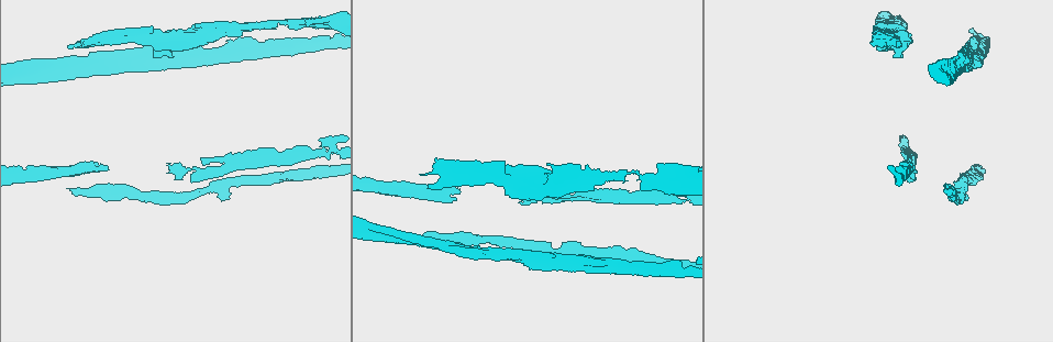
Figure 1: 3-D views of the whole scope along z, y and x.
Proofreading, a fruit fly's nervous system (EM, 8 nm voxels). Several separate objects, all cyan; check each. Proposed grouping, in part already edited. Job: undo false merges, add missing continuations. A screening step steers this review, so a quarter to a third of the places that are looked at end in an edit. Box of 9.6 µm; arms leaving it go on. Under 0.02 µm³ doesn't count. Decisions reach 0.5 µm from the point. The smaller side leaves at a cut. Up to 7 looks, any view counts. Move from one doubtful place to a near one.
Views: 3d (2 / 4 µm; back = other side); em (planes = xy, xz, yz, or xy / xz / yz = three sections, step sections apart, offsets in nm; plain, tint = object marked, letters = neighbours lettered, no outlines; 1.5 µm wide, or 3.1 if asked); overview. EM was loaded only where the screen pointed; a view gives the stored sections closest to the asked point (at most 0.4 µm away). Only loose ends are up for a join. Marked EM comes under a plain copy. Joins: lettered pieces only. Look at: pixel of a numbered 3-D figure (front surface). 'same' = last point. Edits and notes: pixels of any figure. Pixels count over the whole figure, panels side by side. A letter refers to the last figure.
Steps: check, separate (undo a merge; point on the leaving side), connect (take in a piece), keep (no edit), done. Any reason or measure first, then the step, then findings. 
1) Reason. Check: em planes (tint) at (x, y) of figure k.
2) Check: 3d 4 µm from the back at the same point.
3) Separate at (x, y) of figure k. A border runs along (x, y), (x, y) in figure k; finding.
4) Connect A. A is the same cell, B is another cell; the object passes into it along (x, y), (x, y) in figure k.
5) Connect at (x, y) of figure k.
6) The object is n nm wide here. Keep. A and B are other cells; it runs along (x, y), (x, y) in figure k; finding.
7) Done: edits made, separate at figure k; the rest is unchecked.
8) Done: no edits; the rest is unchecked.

Branch stops here. Check: em planes (letters) at (916, 171) of figure 1.

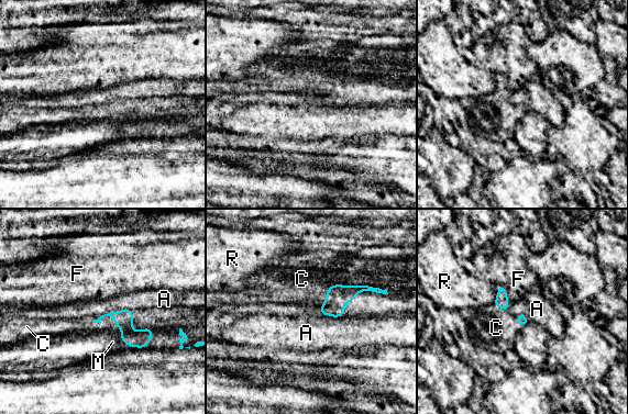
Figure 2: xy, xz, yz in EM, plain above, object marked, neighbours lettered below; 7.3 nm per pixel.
Connect C. C is the same cell, A, F, M and R are other cells; it goes on there.

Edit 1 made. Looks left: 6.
An open end. Check: em planes (letters) at (151, 28) of figure 1.

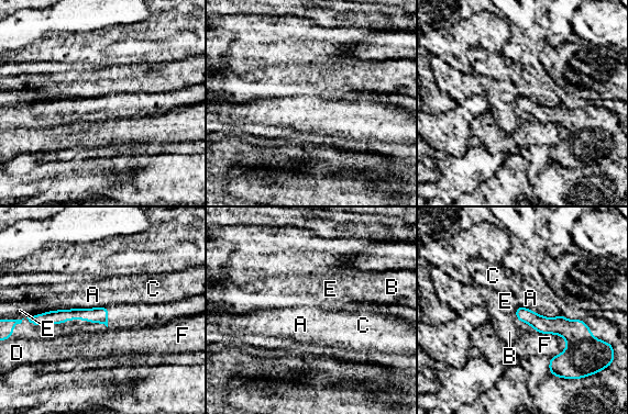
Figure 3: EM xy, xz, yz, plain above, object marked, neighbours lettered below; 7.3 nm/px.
Keep. A, B, C, D, E and F are other cells; no lettered piece goes on from it.

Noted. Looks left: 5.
Done: edits made, connect at figure 2; the rest is unchecked.

